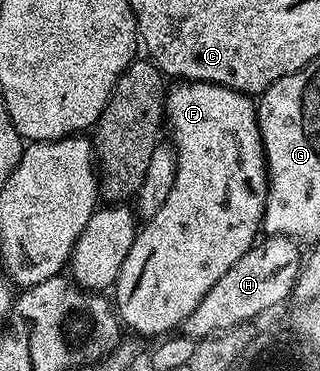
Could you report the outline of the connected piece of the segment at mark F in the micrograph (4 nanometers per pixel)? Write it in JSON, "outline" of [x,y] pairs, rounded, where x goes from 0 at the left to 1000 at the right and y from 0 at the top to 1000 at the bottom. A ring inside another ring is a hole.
{"outline":[[[553,218],[525,237],[516,261],[516,305],[522,364],[541,372],[534,394],[553,410],[547,488],[534,499],[534,520],[522,528],[522,542],[509,542],[509,563],[497,563],[484,585],[463,590],[416,642],[416,658],[384,704],[378,733],[366,739],[359,765],[359,787],[366,784],[359,836],[369,860],[400,889],[406,881],[428,903],[491,903],[488,908],[516,908],[550,895],[575,873],[578,860],[597,854],[597,844],[609,844],[609,822],[622,822],[622,811],[634,811],[634,801],[659,790],[659,768],[672,768],[672,757],[684,757],[684,747],[697,747],[697,736],[709,736],[709,725],[722,725],[722,714],[734,714],[734,704],[747,704],[747,693],[759,693],[759,682],[781,677],[806,652],[809,625],[819,620],[816,590],[828,580],[828,544],[841,518],[841,447],[828,439],[828,404],[809,358],[803,278],[766,248],[669,224]]]}

